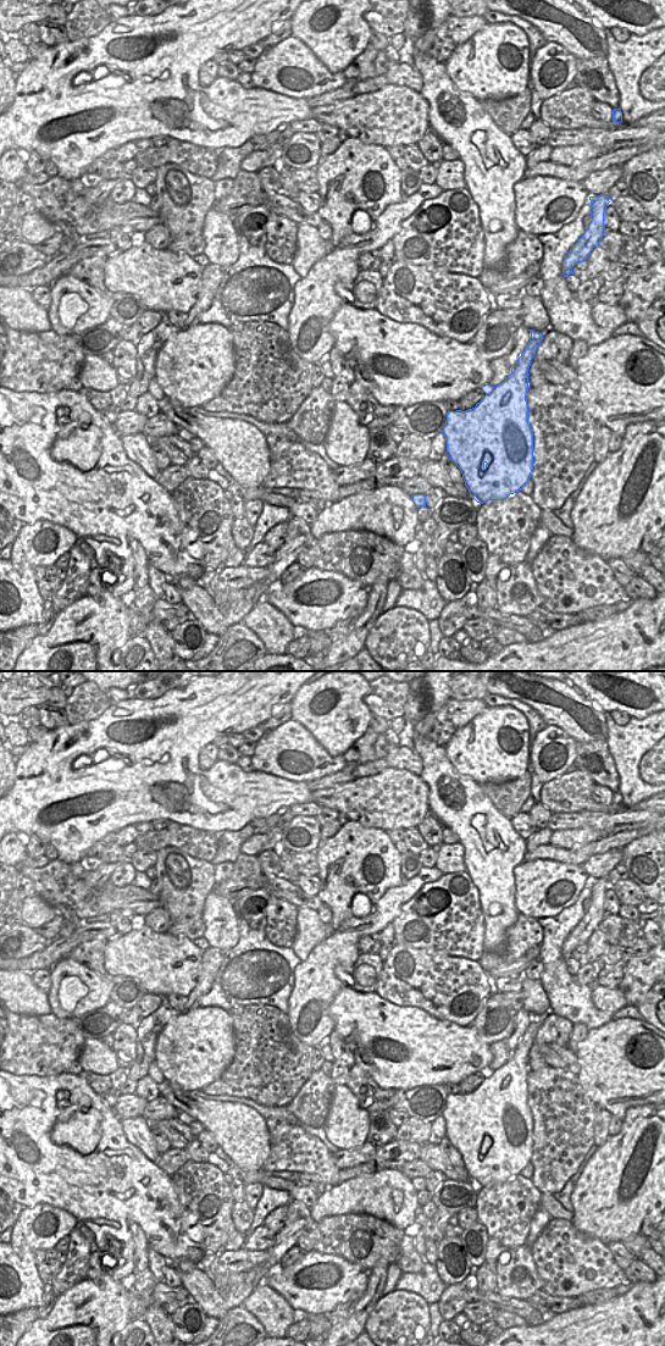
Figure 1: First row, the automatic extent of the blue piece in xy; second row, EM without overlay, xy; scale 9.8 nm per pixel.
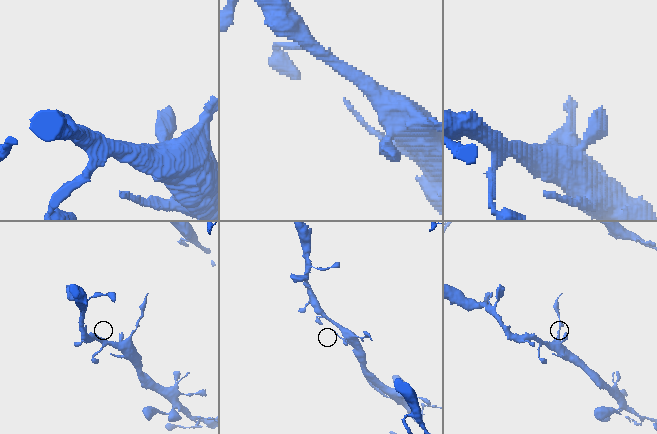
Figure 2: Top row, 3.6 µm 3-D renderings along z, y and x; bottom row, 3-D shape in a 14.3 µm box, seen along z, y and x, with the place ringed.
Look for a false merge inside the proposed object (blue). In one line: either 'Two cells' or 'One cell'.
Two cells.

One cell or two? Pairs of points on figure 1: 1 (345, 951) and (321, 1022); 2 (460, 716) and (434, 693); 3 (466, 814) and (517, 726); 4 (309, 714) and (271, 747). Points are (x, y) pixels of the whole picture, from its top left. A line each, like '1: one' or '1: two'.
1: one
2: two
3: two
4: two

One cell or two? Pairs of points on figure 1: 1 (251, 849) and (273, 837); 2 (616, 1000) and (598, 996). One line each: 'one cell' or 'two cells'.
1: one cell
2: one cell

